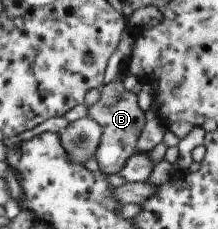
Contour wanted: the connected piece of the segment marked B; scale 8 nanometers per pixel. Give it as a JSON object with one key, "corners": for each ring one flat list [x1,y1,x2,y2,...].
{"corners":[[115,78,101,85,99,99,87,107,87,117,101,128,98,146,93,153,98,169,106,175,120,173,123,164,136,151,136,139,146,122,143,117,144,111,137,105,136,95,125,90,121,83,121,78]]}

